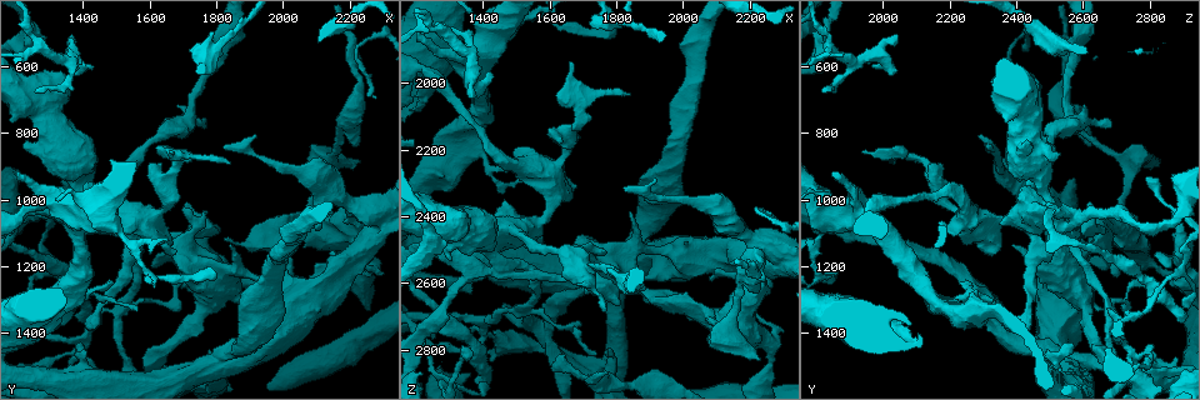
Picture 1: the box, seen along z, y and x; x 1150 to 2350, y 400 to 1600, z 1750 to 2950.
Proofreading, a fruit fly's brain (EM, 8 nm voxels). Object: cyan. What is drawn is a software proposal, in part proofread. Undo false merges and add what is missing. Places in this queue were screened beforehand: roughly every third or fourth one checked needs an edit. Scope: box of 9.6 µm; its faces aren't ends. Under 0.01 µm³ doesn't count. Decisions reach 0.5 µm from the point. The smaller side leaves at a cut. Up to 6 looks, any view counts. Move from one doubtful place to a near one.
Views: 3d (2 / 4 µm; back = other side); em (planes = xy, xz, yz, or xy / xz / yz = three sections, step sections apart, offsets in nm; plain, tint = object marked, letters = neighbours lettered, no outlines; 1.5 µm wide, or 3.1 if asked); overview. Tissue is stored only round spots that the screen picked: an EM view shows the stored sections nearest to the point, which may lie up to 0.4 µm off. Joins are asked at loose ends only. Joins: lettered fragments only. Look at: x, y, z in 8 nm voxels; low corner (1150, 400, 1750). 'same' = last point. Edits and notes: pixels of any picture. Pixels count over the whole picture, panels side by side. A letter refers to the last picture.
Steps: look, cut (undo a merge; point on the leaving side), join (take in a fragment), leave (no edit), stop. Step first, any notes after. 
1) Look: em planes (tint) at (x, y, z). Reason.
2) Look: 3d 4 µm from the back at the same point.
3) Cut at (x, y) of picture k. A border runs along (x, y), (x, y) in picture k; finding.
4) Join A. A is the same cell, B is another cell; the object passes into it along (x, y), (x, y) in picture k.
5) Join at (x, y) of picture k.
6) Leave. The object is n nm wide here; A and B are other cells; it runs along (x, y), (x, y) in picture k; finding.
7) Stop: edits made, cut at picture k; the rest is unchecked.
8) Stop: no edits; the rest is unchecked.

Look: em planes (tint) at (1350, 1460, 2790). Thin neck.

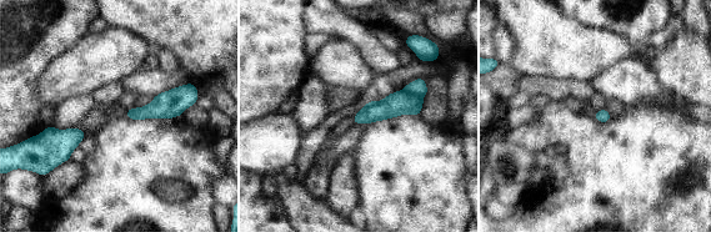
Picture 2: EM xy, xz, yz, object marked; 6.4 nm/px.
Look: em planes (letters) at the same point. What lies round it.

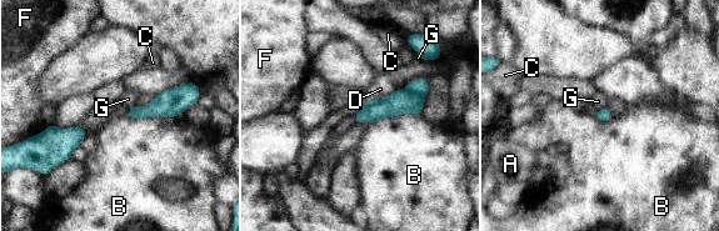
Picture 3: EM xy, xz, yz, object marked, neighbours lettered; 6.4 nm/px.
Cut at (419, 86) of picture 3. The object is 80 nm wide here; A, B, C, D, F and G are other cells; a border runs along (405, 89), (423, 96) in picture 3; a second cell is stuck on.

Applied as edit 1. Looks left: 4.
Look: overview.

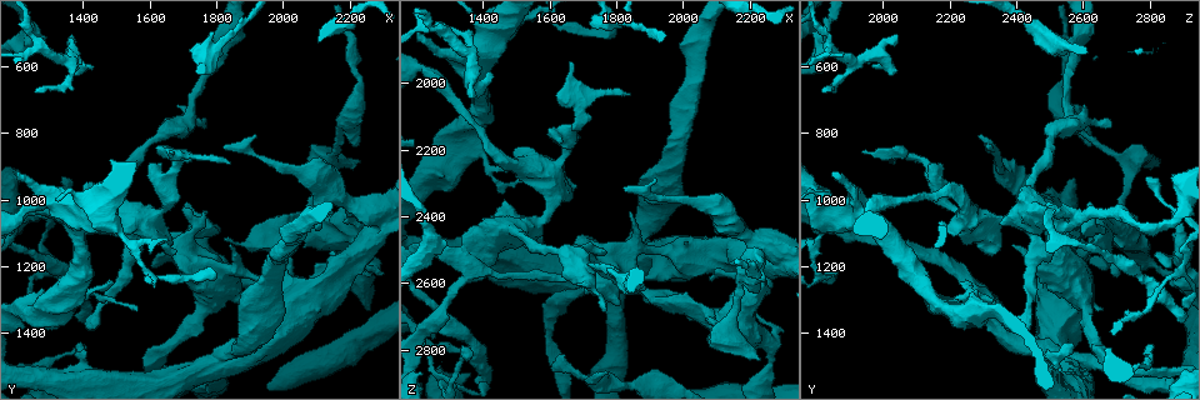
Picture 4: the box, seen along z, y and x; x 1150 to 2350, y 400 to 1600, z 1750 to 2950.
Look: em yz step 8 (tint) at (1770, 780, 2680). Free end.

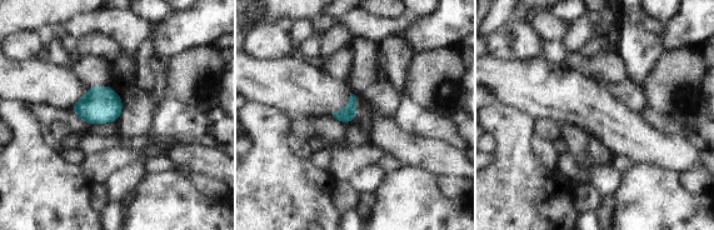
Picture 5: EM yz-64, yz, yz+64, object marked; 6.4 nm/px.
Look: em planes (letters) at the same point. Cut it another way.

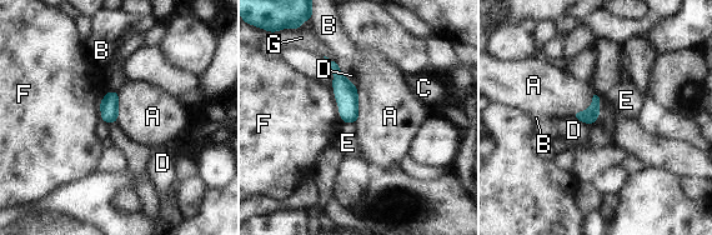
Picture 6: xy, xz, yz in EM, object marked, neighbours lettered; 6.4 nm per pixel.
Leave. The longest contact is with F, 260 nm; A, B, C, D, E, F and G are other cells; a border runs along (355, 86), (357, 93), (356, 121) in picture 6; none of them fits.

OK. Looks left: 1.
Stop: edits made, cut at picture 3; the rest is unchecked.

